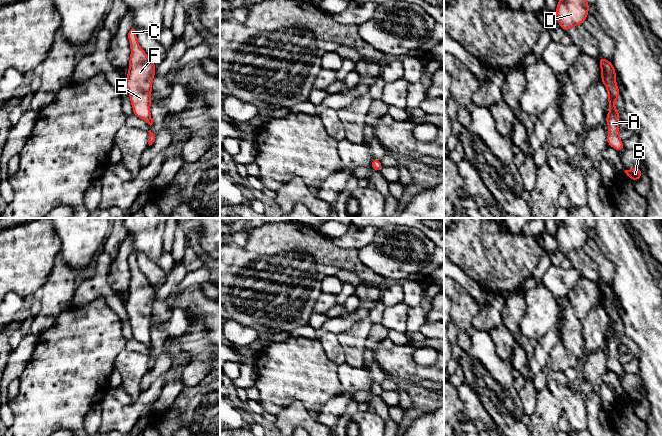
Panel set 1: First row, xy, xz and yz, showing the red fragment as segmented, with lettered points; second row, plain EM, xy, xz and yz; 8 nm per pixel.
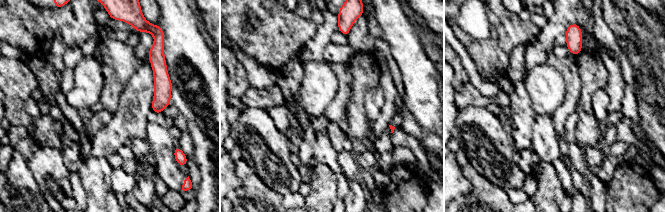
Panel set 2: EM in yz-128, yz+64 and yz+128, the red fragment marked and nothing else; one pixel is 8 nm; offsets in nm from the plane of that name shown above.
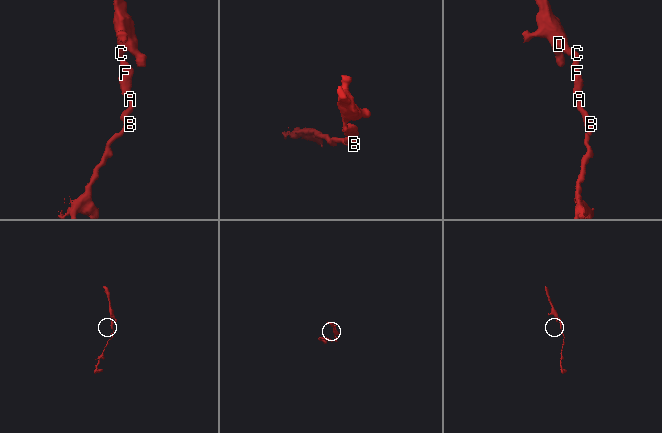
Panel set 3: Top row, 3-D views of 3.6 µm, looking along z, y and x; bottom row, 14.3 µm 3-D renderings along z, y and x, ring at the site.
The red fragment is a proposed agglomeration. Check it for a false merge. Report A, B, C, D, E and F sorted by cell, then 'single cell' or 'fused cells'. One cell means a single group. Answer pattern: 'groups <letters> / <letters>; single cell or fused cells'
groups A B C D E F; single cell

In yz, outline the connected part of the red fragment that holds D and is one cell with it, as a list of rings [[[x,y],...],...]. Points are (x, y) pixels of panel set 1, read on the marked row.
[[[560,0],[555,14],[560,28],[568,32],[570,28],[584,23],[589,14],[589,4],[587,0]]]

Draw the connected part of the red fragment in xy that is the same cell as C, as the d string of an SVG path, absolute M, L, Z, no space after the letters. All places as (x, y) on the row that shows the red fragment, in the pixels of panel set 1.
M135 29L128 33L131 56L125 84L129 93L134 116L143 119L150 126L153 119L150 113L152 81L156 73L156 65L149 59L137 41Z

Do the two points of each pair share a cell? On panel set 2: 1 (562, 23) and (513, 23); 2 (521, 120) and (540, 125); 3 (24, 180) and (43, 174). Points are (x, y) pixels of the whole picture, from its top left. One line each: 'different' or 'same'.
1: different
2: different
3: different

